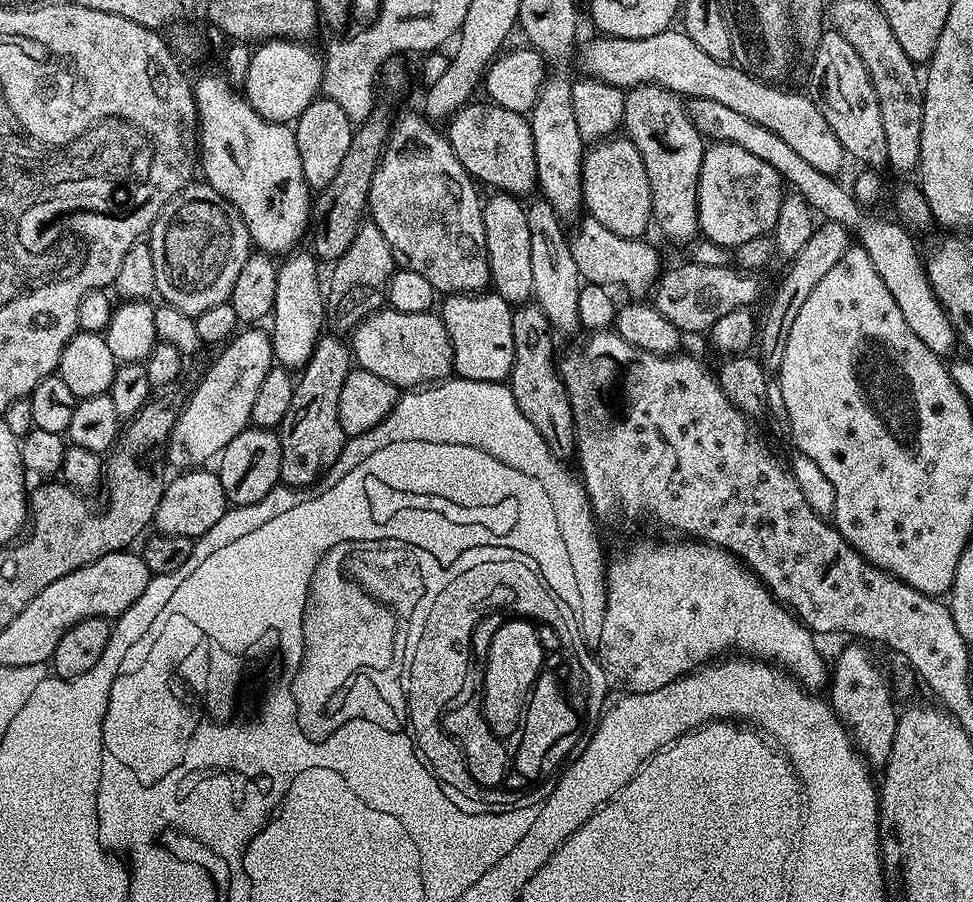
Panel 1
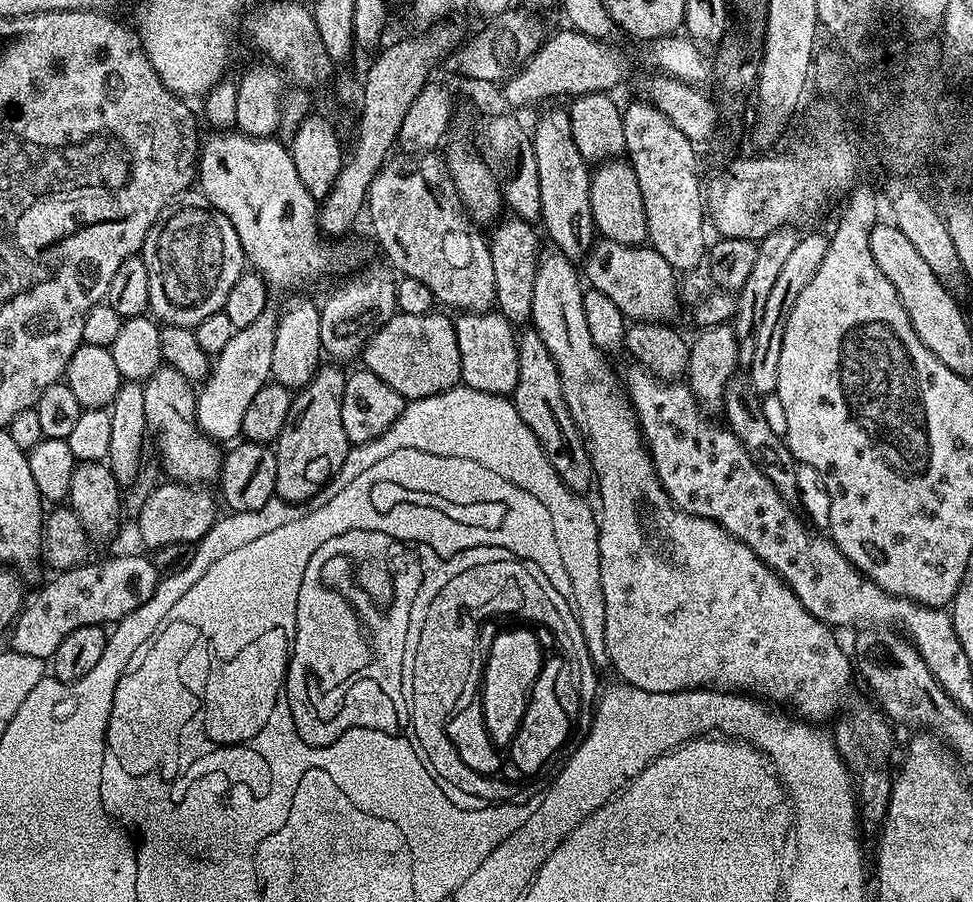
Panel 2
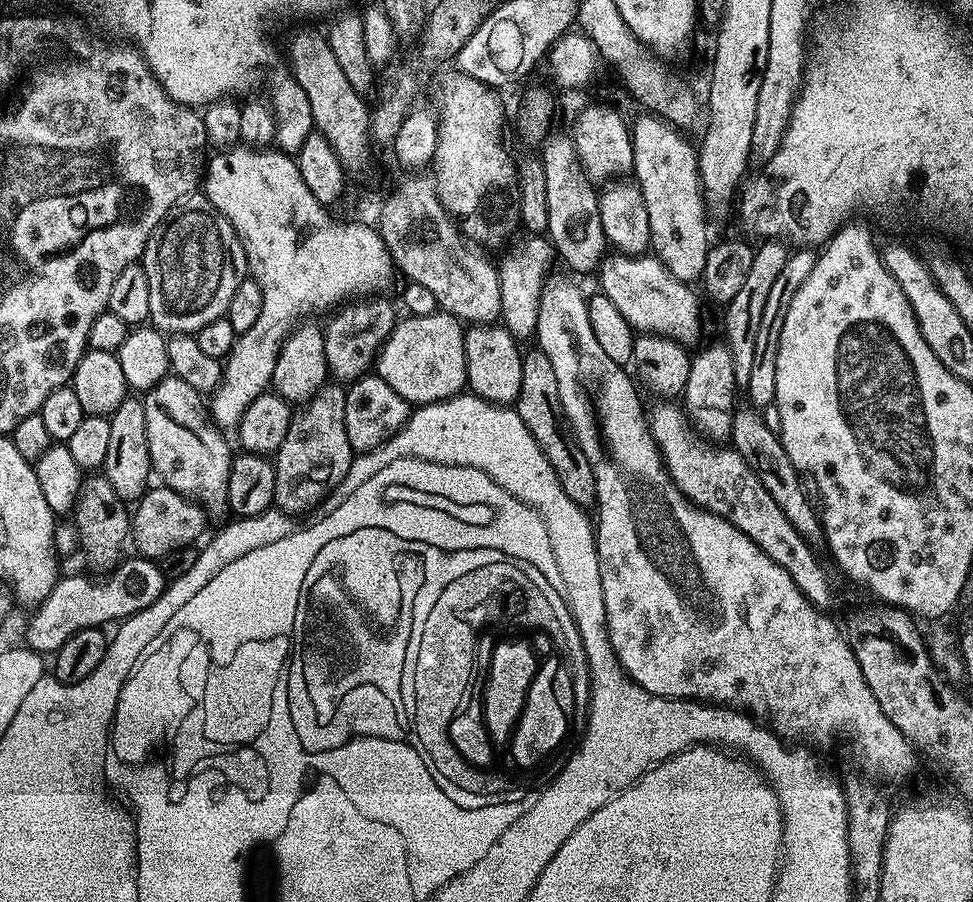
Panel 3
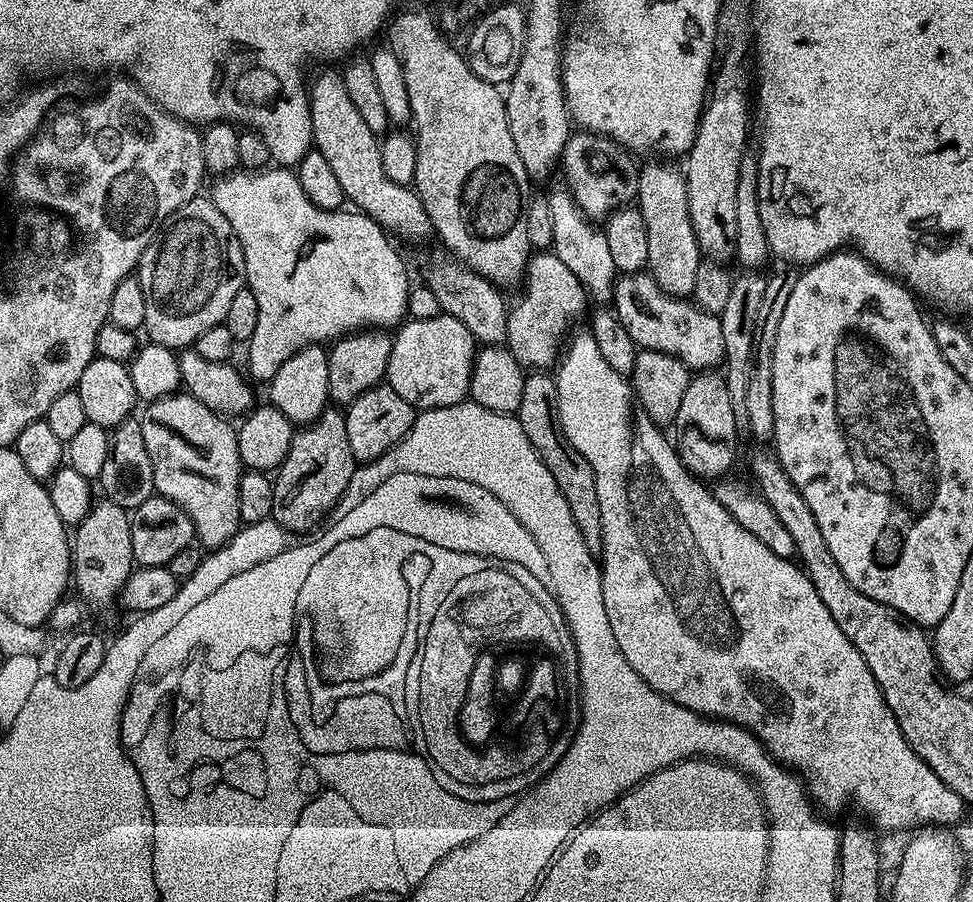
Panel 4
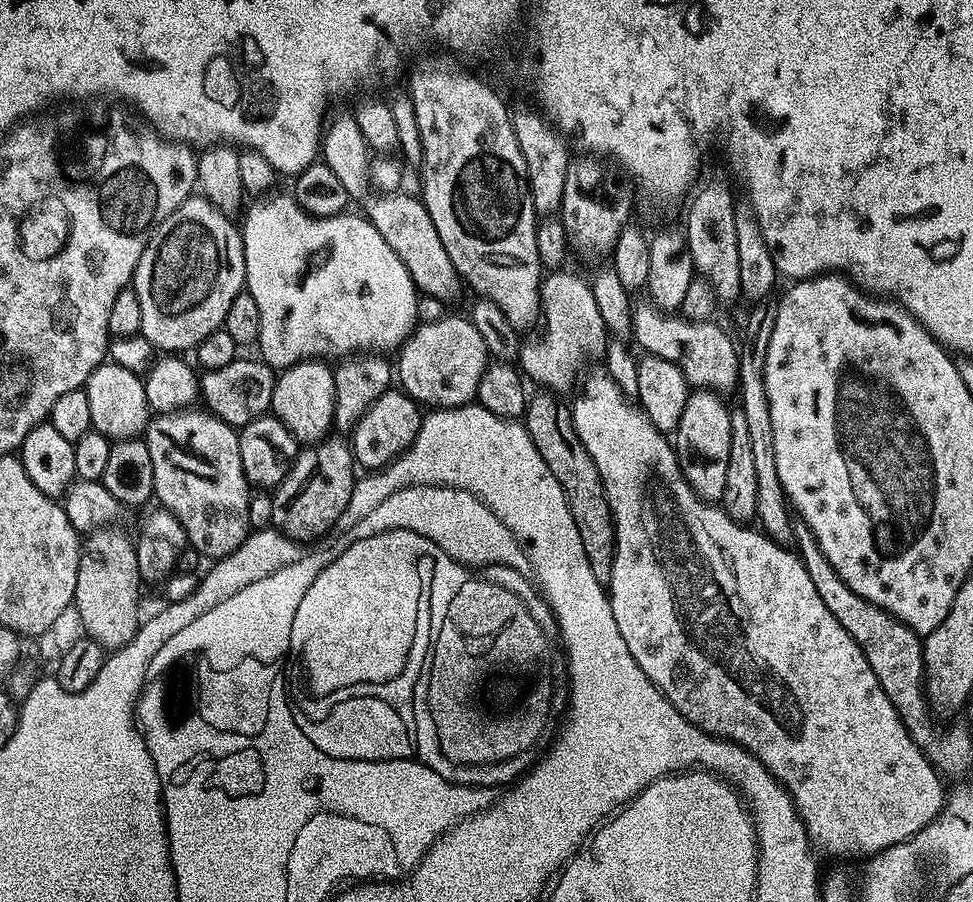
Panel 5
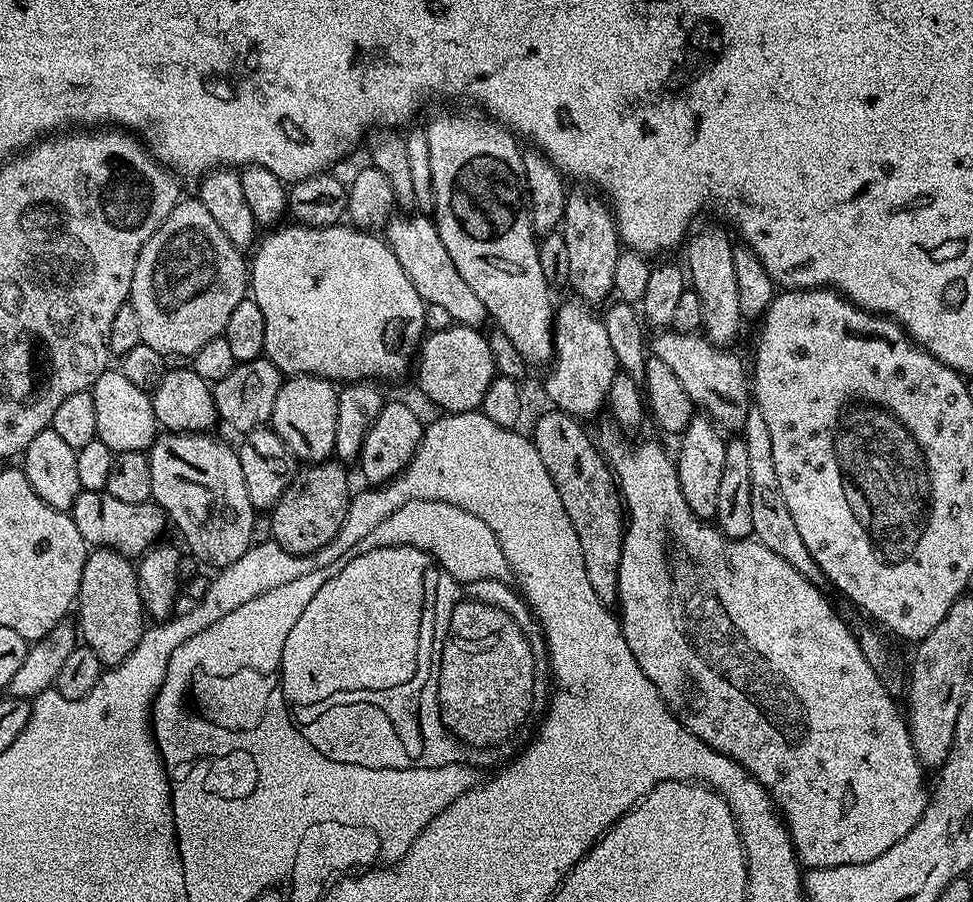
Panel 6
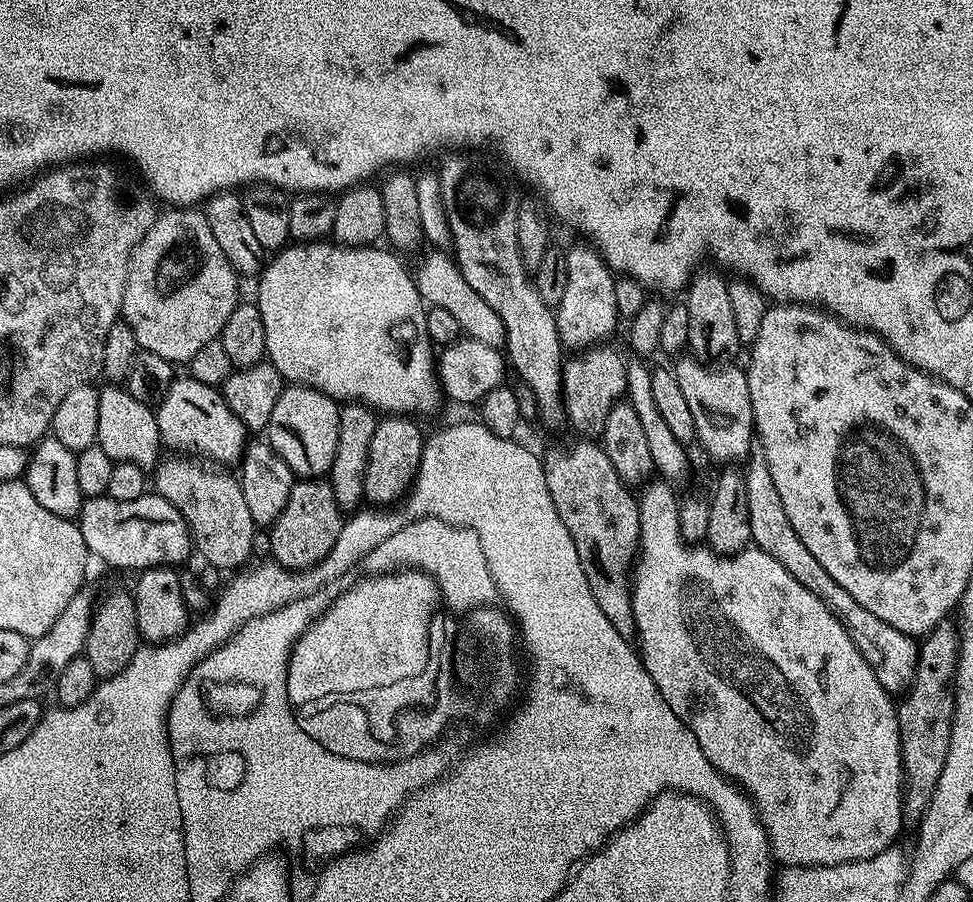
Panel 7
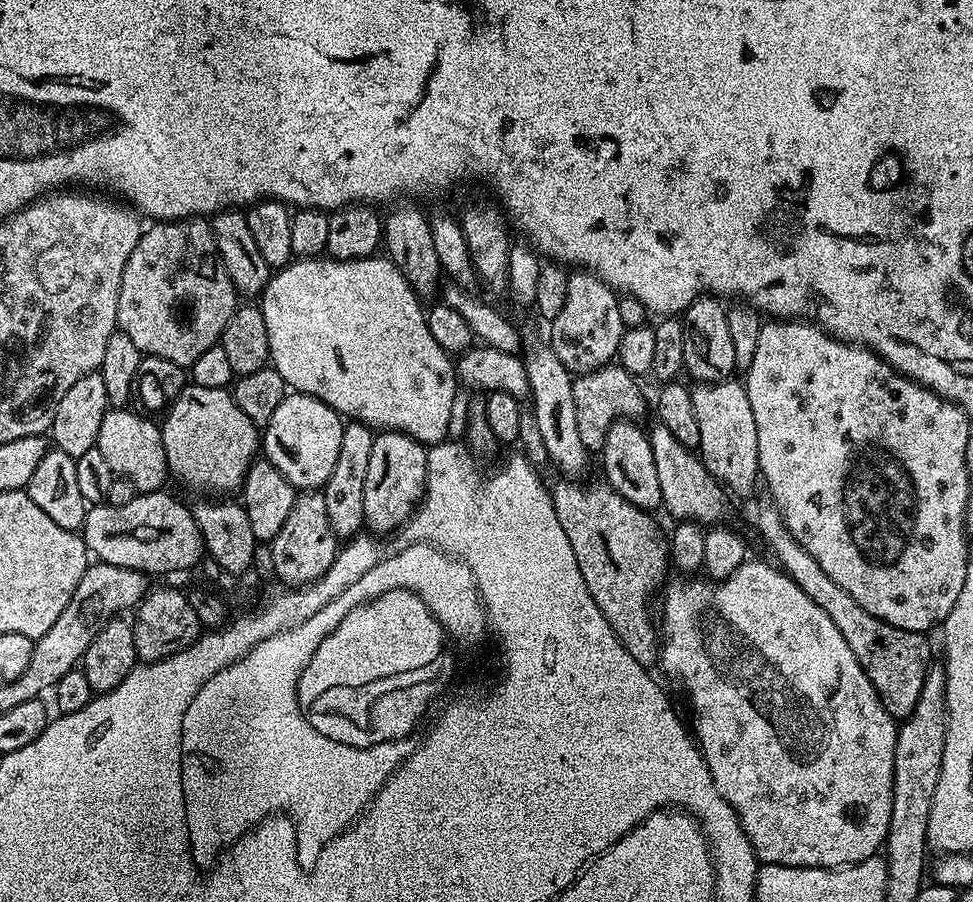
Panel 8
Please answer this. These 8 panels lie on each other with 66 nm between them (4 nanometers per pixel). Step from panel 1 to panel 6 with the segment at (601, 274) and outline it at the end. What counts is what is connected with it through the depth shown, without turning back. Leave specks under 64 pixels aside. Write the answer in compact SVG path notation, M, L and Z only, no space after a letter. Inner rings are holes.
M660 330L655 335L650 340L651 355L662 358L662 362L674 370L686 394L690 394L693 405L706 414L716 428L725 433L732 432L728 434L739 433L750 407L750 376L746 364L727 347L711 344L703 334Z

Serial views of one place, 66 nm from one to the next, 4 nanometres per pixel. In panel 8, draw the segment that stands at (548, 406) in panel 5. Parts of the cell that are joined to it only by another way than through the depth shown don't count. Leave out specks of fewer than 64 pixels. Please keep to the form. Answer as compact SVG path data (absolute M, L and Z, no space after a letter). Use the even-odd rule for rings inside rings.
M572 478L557 481L550 488L554 514L558 514L562 531L566 538L570 538L570 546L574 546L574 558L578 558L578 570L582 570L586 590L590 590L606 622L610 622L610 630L614 630L626 654L639 664L655 665L658 628L654 623L654 612L652 616L648 609L648 599L655 594L656 587L658 592L669 575L669 541L665 533L660 533L652 512L643 512L638 506L626 502L626 498L607 483L588 484L583 488Z

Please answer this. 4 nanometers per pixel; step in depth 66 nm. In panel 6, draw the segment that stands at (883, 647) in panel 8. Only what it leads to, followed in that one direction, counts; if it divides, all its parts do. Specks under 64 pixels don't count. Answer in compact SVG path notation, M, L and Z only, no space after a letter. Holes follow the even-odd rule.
M755 406L749 407L746 422L742 429L742 438L746 442L746 451L750 454L750 510L752 511L754 530L752 536L766 550L774 550L798 574L802 574L812 584L820 586L825 583L824 572L814 562L810 550L806 550L806 542L798 534L798 526L794 526L794 518L790 518L790 510L782 499L782 486L778 486L778 474L774 470L774 449L770 443L770 430L766 421Z

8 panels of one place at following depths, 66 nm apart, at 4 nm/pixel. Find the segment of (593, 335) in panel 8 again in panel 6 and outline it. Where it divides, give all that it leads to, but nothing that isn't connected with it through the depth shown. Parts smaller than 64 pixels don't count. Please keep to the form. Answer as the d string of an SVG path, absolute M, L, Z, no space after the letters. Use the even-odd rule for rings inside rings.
M587 191L568 192L562 231L566 238L566 251L568 251L568 262L570 262L567 287L573 288L577 292L573 293L583 303L597 306L596 304L600 303L603 305L609 299L608 295L610 297L613 295L614 266L618 266L622 241L611 207L595 191Z

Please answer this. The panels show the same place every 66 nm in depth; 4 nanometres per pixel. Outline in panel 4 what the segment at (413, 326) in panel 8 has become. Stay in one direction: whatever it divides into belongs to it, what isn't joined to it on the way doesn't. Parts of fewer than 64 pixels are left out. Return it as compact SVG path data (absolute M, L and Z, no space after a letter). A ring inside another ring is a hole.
M269 166L259 170L232 170L227 174L221 175L217 180L220 181L213 186L210 199L215 204L216 209L226 218L226 222L230 222L234 234L240 240L240 245L244 251L244 278L246 286L252 291L254 298L258 298L258 326L254 326L254 334L246 342L246 348L248 348L248 368L246 367L246 372L253 381L272 381L274 374L278 374L278 366L282 366L282 362L286 362L286 358L298 354L298 350L302 350L307 344L324 346L329 342L339 340L341 336L346 336L350 332L365 328L388 330L393 326L399 325L405 319L408 311L408 290L410 287L408 272L404 269L404 264L400 261L400 256L396 253L395 246L391 244L393 241L390 239L389 233L385 232L379 224L373 222L369 216L365 216L359 210L348 210L352 212L337 210L331 212L330 210L322 210L318 206L314 206L314 202L310 202L310 198L306 198L306 193L302 191L300 179L297 178L295 171L288 166Z

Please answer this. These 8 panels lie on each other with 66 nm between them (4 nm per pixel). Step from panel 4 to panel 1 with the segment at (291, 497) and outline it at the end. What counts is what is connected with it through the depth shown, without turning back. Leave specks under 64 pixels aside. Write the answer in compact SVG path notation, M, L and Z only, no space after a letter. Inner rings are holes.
M324 334L316 341L312 357L306 366L299 369L295 381L294 398L290 398L290 408L285 418L278 425L278 435L281 442L281 474L280 480L289 488L307 489L315 485L329 468L334 466L336 459L342 454L346 437L342 430L342 422L338 422L338 394L342 394L342 382L346 382L349 372L354 367L354 357L349 345L344 344L339 335Z

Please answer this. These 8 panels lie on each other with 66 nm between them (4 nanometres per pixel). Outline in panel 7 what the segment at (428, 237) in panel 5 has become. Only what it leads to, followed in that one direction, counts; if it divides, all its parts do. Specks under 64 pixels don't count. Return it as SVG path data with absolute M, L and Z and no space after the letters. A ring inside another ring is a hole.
M428 250L428 253L414 267L414 279L420 299L425 305L447 310L458 321L461 333L474 342L483 342L486 346L503 349L506 342L506 330L502 318L483 300L480 295L462 278L462 270L455 259L444 250Z

